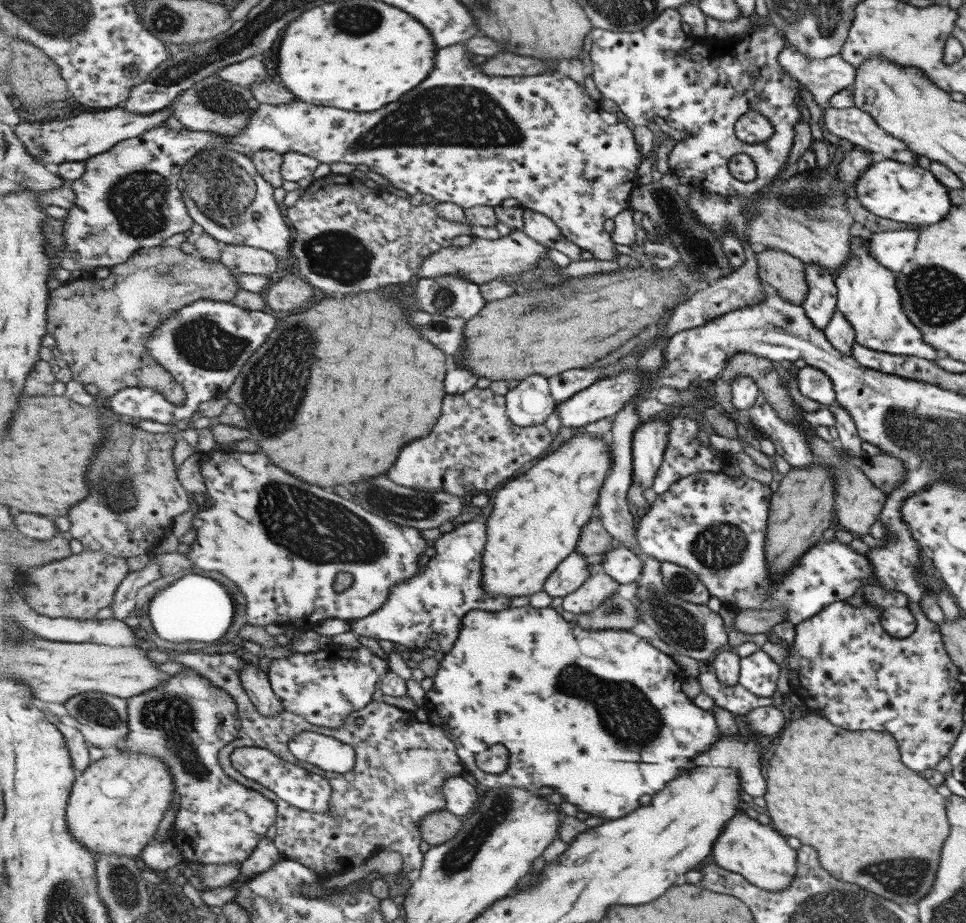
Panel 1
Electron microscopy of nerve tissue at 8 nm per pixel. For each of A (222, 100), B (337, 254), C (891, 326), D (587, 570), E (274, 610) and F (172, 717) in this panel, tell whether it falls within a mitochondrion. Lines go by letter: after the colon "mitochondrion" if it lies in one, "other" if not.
A: mitochondrion
B: mitochondrion
C: mitochondrion
D: other
E: other
F: mitochondrion

